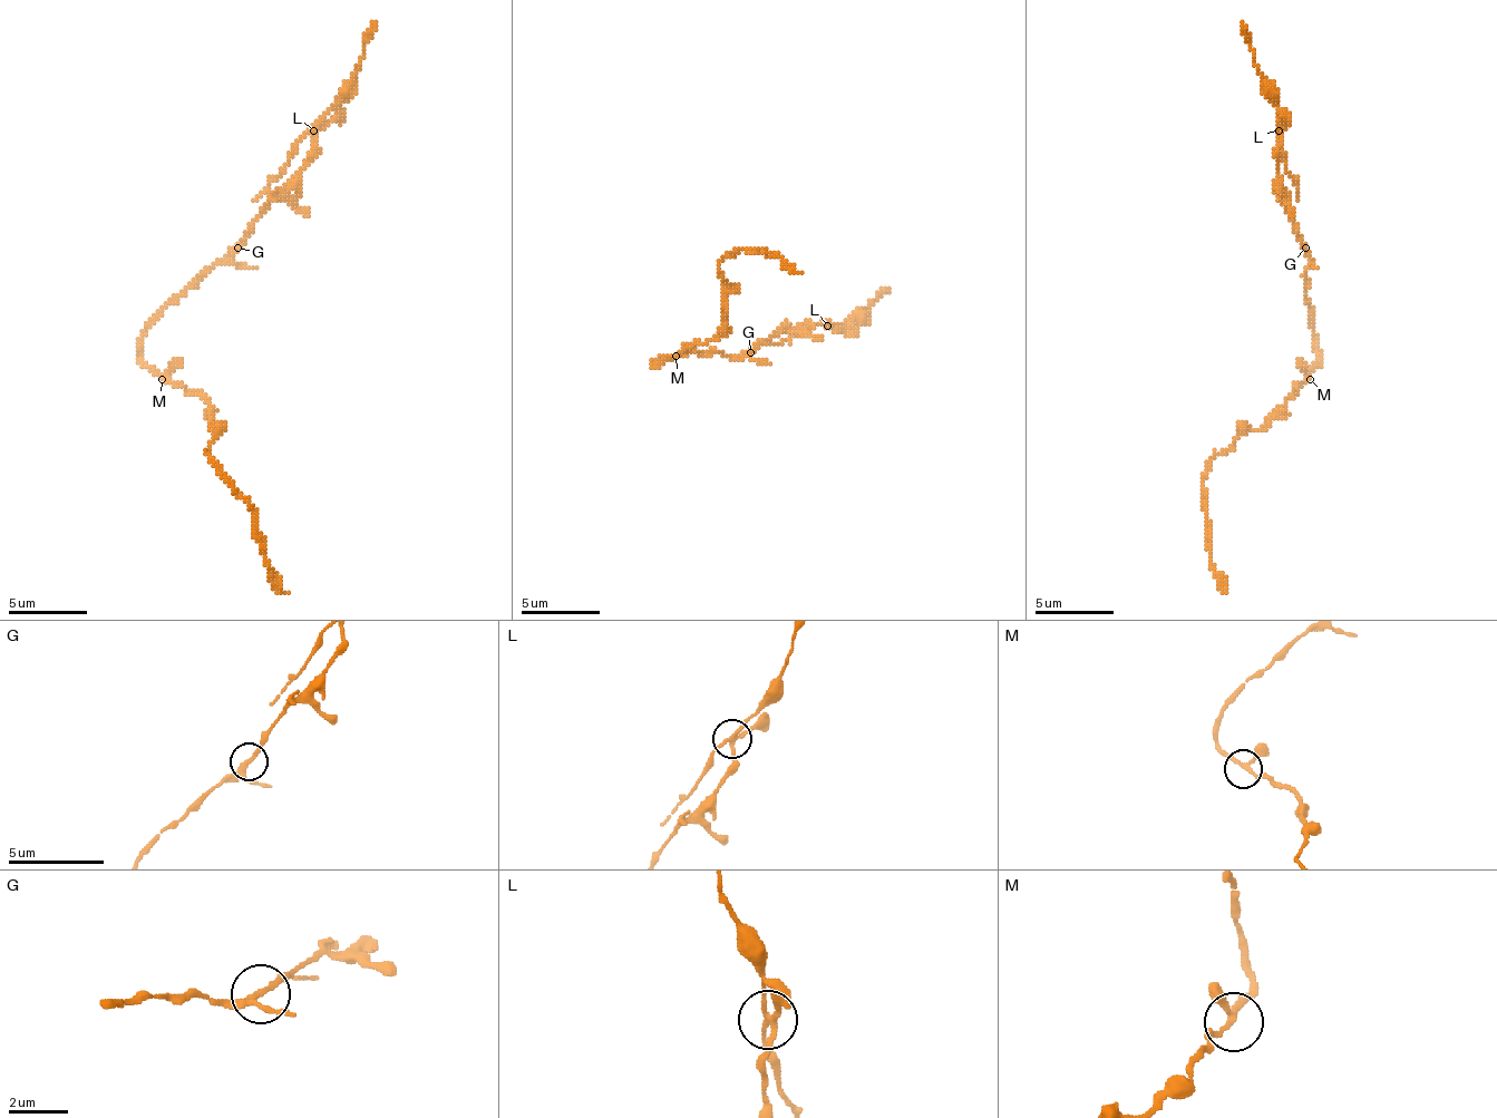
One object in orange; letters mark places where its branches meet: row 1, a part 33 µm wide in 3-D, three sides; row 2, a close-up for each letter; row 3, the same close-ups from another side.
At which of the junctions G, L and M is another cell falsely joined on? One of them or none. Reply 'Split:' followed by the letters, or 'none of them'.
Split: L

